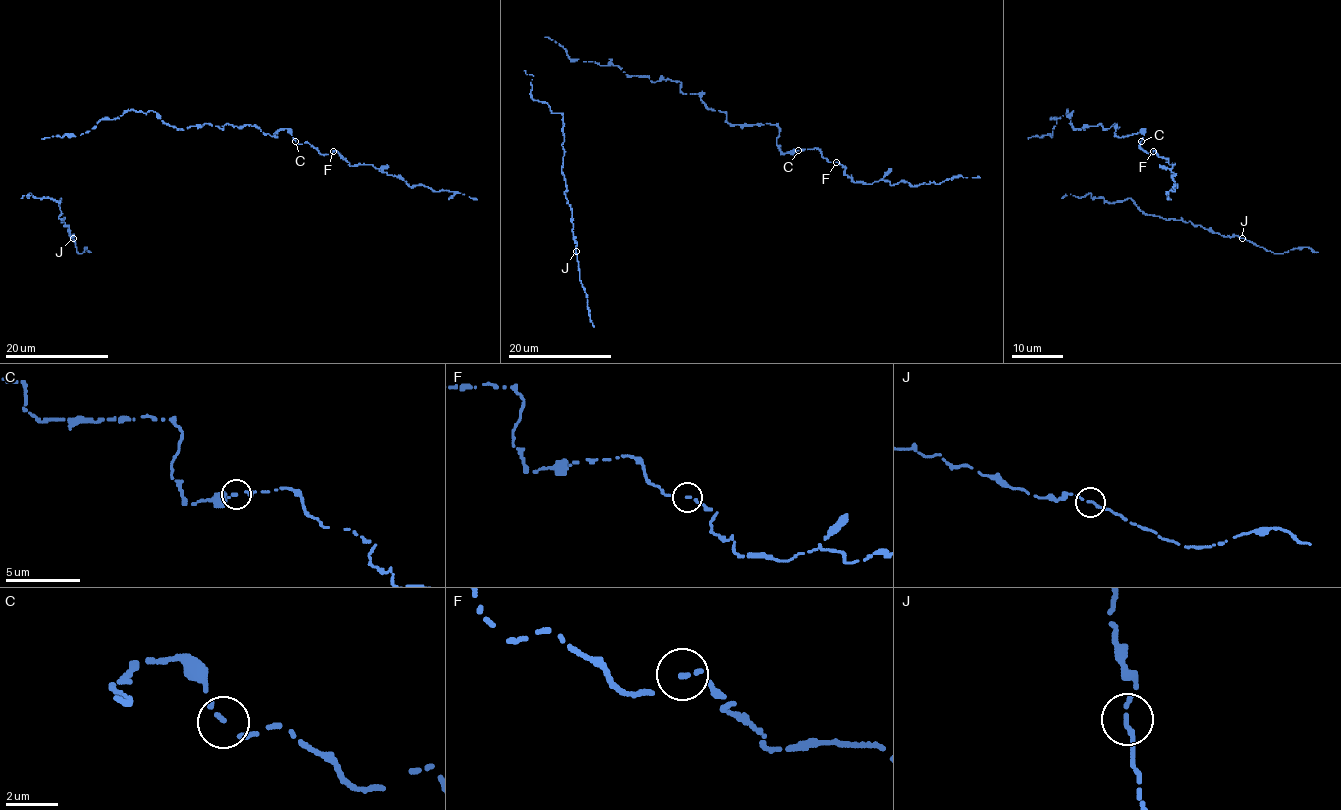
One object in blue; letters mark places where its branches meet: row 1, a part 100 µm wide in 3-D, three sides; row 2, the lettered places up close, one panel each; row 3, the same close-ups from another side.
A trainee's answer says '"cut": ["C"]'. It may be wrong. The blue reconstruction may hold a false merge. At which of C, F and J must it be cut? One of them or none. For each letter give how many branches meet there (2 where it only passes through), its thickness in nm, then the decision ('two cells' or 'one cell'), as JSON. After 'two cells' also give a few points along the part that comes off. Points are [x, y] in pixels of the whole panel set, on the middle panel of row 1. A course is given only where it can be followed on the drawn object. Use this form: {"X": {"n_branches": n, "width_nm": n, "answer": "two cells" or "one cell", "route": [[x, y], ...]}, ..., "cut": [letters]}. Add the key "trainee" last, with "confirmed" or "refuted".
{"C": {"n_branches": 1, "width_nm": 190, "answer": "one cell"}, "F": {"n_branches": 1, "width_nm": 180, "answer": "one cell"}, "J": {"n_branches": 1, "width_nm": 190, "answer": "one cell"}, "cut": [], "trainee": "refuted"}

